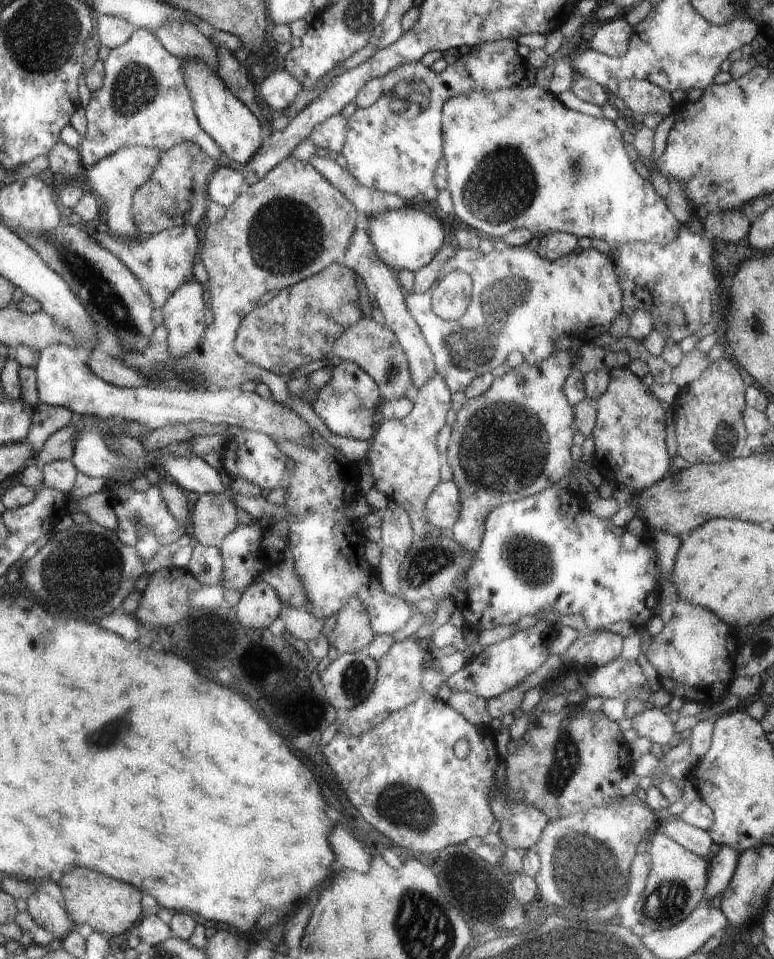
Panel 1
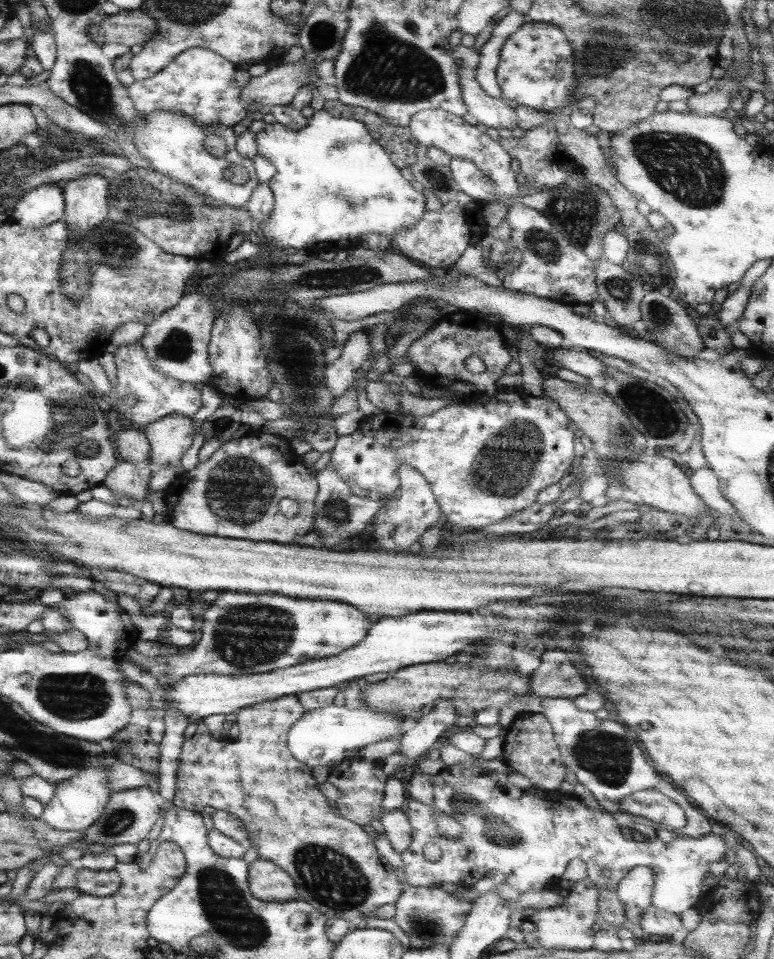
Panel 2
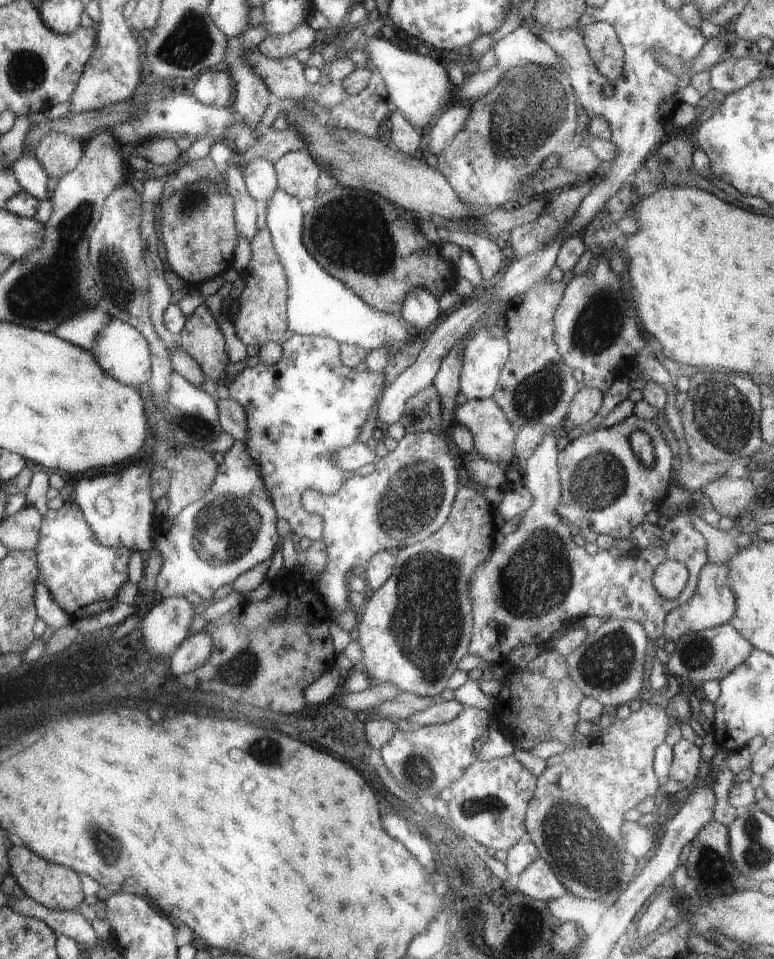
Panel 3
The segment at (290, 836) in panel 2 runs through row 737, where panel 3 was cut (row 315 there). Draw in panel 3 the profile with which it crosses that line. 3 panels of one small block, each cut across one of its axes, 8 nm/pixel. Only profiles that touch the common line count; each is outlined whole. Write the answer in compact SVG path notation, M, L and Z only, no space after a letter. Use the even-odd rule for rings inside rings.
M263 224L261 230L252 236L250 243L251 258L243 274L243 291L238 296L238 310L232 322L237 340L245 346L261 348L267 342L282 342L286 325L287 284L283 268L273 250L269 230ZM203 302L185 317L185 324L177 334L180 348L199 365L205 379L219 383L221 370L228 362L224 336Z

